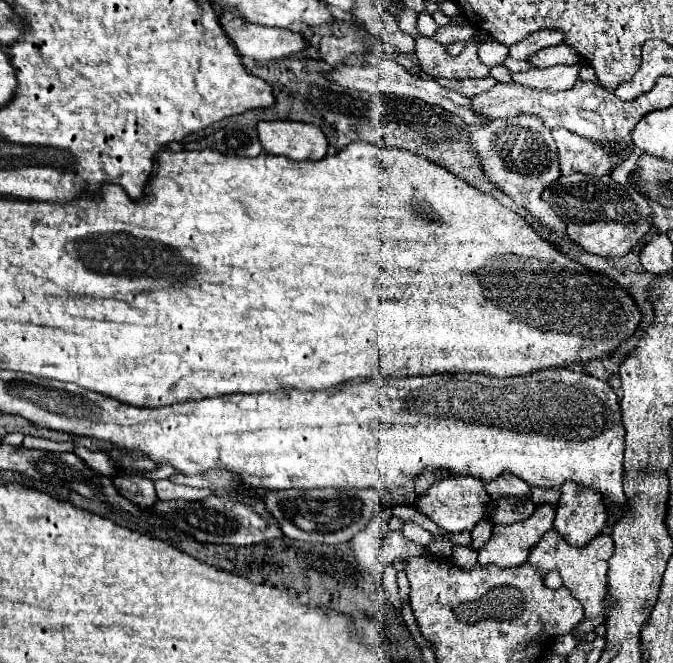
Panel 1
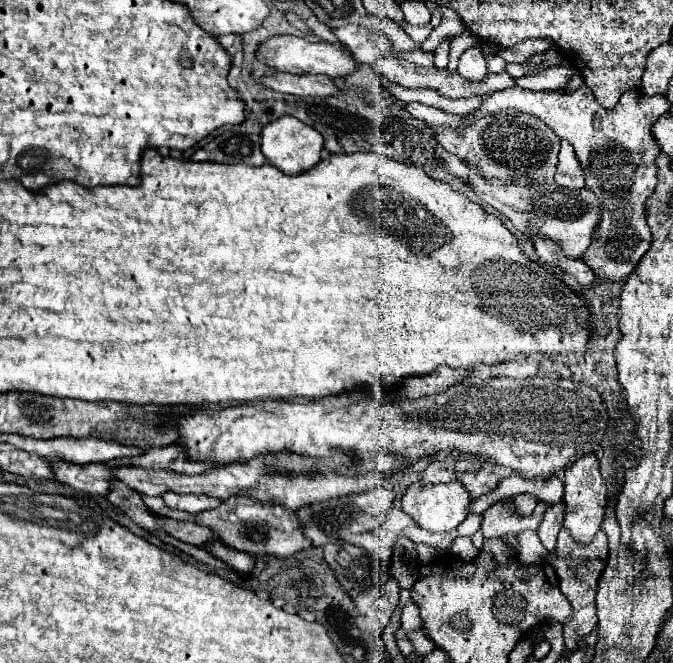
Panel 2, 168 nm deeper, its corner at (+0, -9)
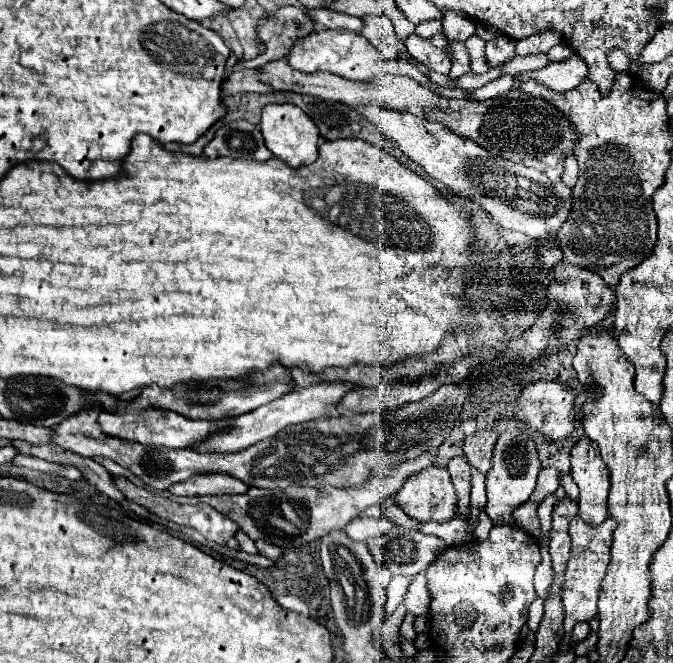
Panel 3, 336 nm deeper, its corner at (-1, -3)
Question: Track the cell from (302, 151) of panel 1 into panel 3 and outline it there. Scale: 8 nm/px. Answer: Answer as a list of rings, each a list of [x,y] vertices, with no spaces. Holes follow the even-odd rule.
[[[269,104],[263,108],[263,116],[261,116],[261,134],[265,138],[265,146],[283,162],[287,162],[291,168],[299,168],[299,166],[309,166],[317,160],[319,152],[317,152],[317,138],[319,138],[319,130],[313,124],[313,120],[309,120],[309,116],[305,112],[301,112],[301,108],[293,106],[293,104]]]

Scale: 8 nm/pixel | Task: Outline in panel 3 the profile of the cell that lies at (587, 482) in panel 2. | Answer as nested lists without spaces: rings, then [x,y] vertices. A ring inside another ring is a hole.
[[[581,436],[571,448],[571,476],[579,486],[579,516],[595,526],[607,516],[607,494],[611,488],[609,470],[597,452],[597,444]]]

